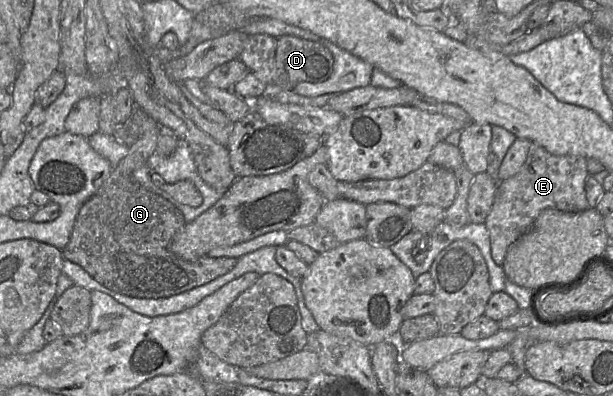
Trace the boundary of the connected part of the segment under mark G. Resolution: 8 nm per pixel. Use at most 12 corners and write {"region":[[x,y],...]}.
{"region":[[115,167],[83,202],[62,274],[110,295],[190,291],[238,259],[188,261],[175,203]]}

